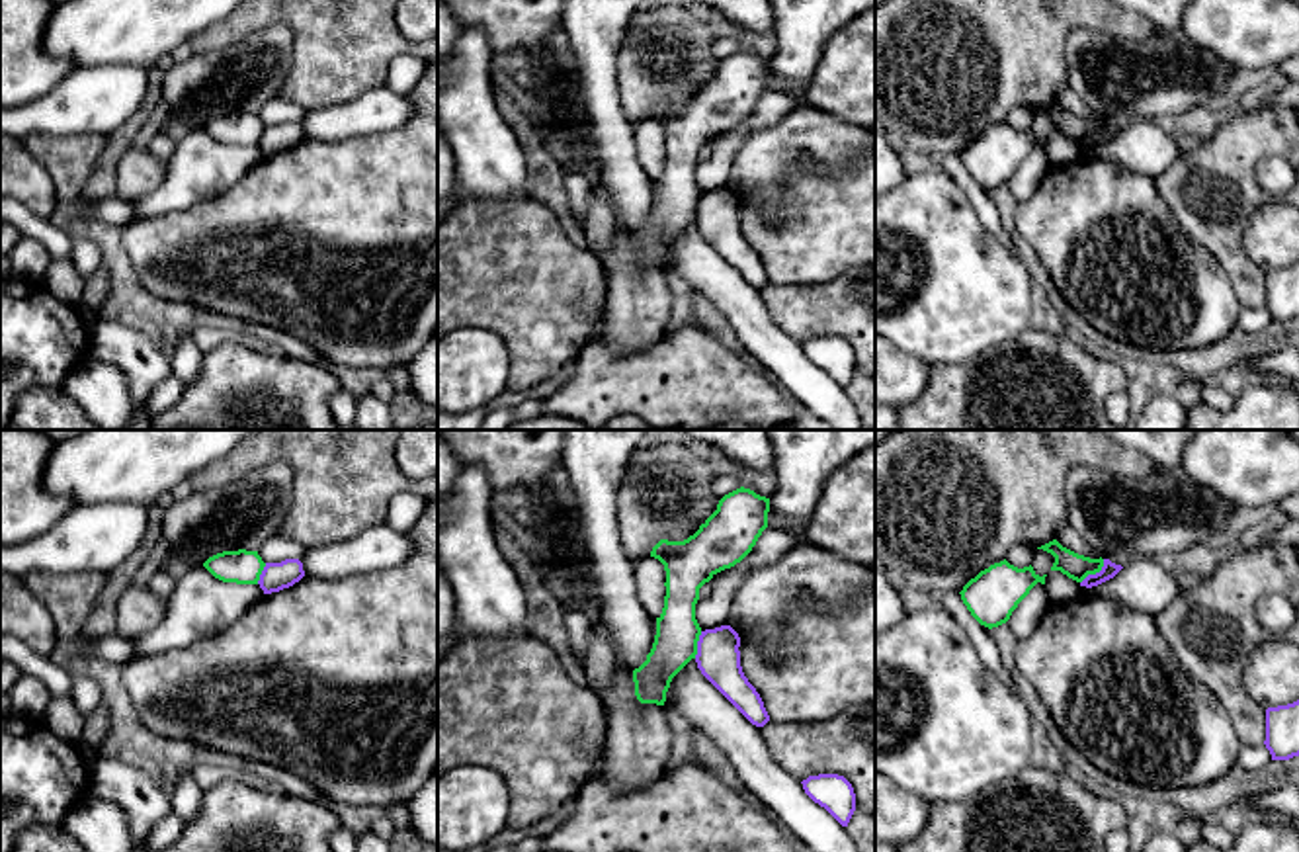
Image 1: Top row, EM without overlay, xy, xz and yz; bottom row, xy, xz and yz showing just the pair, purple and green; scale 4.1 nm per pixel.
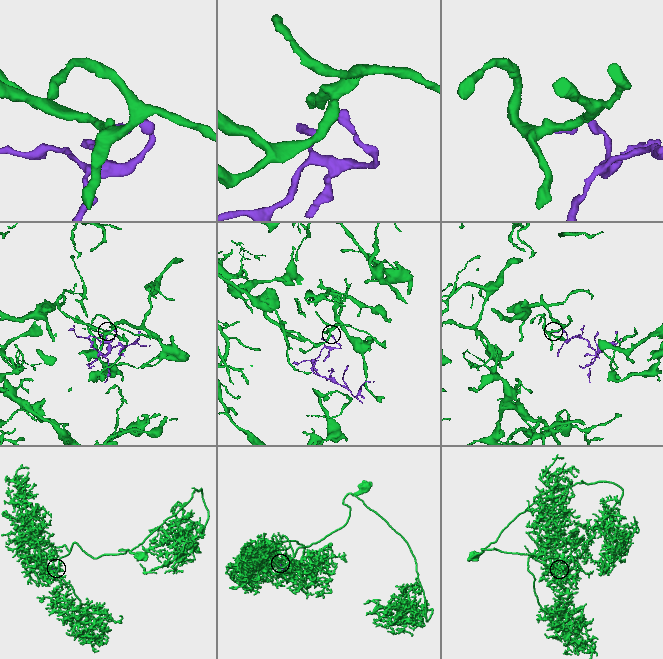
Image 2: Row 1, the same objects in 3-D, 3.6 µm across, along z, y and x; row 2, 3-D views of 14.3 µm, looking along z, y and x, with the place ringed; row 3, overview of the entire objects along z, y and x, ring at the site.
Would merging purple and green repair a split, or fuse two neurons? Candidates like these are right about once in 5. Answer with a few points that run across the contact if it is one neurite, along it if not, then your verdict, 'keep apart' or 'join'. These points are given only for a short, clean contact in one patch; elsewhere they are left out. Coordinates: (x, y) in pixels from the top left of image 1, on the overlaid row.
line yz (1104, 559), (1104, 565), (1081, 583); keep apart

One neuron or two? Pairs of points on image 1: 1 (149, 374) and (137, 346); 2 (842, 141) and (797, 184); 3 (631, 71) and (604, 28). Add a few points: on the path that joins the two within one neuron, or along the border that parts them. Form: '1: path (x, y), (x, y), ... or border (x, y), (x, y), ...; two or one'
1: path (147, 368), (143, 352); one
2: border (854, 163), (819, 167), (799, 157), (776, 184); two
3: border (629, 20), (616, 57), (618, 96); two

